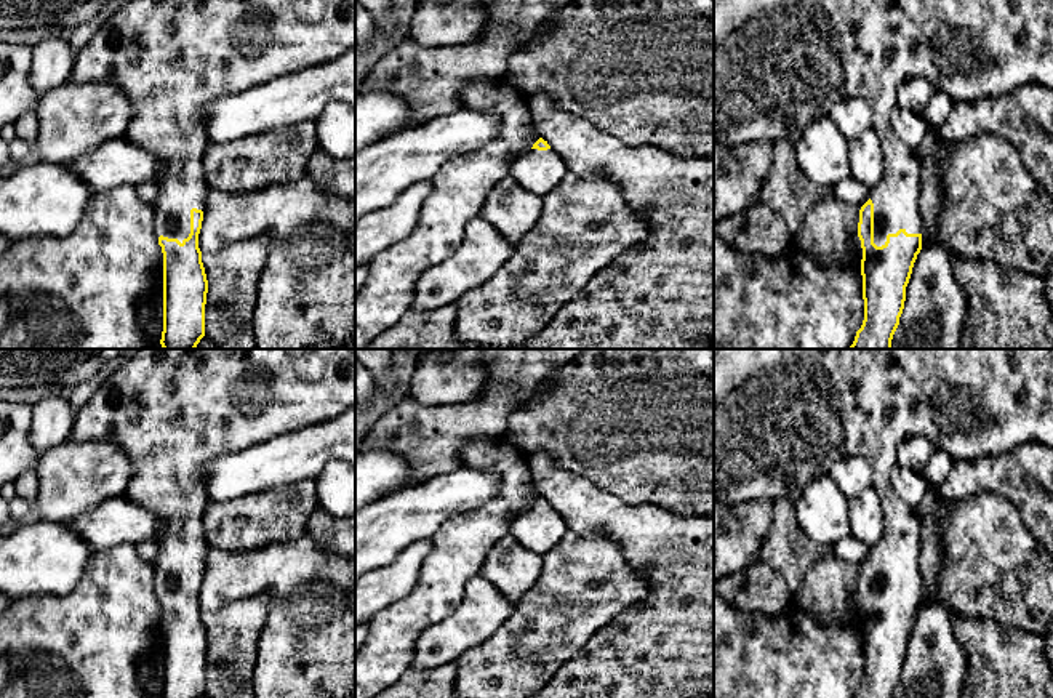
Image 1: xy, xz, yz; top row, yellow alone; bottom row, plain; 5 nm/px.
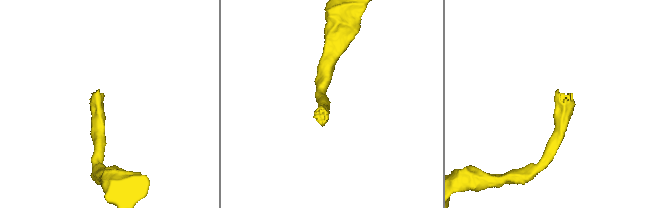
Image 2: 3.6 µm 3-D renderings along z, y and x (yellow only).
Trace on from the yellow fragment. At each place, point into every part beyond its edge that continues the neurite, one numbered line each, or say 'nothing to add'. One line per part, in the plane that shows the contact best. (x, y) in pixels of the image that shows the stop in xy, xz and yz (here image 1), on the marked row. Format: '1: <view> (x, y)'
1: yz (935, 311)

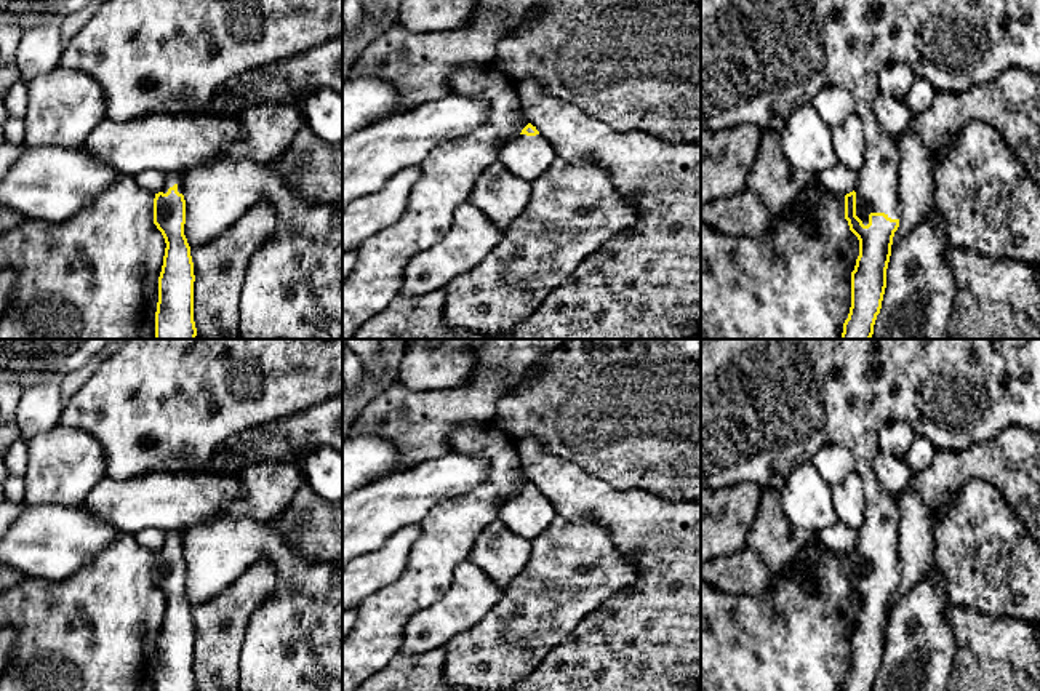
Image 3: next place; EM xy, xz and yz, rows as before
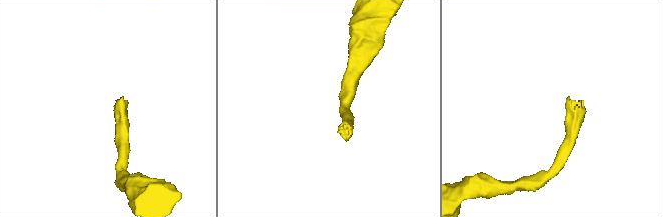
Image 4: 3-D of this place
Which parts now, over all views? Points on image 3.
1: yz (920, 291)

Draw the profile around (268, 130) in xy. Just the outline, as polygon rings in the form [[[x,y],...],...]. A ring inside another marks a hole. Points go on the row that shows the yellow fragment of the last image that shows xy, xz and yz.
[[[269,104],[269,106],[261,106],[258,109],[246,109],[242,112],[242,123],[243,123],[243,138],[234,142],[226,154],[219,155],[216,160],[210,163],[226,158],[229,160],[248,158],[256,163],[269,165],[285,152],[285,149],[291,144],[293,138],[299,133],[299,130],[306,126],[302,106],[282,106],[282,104]]]

